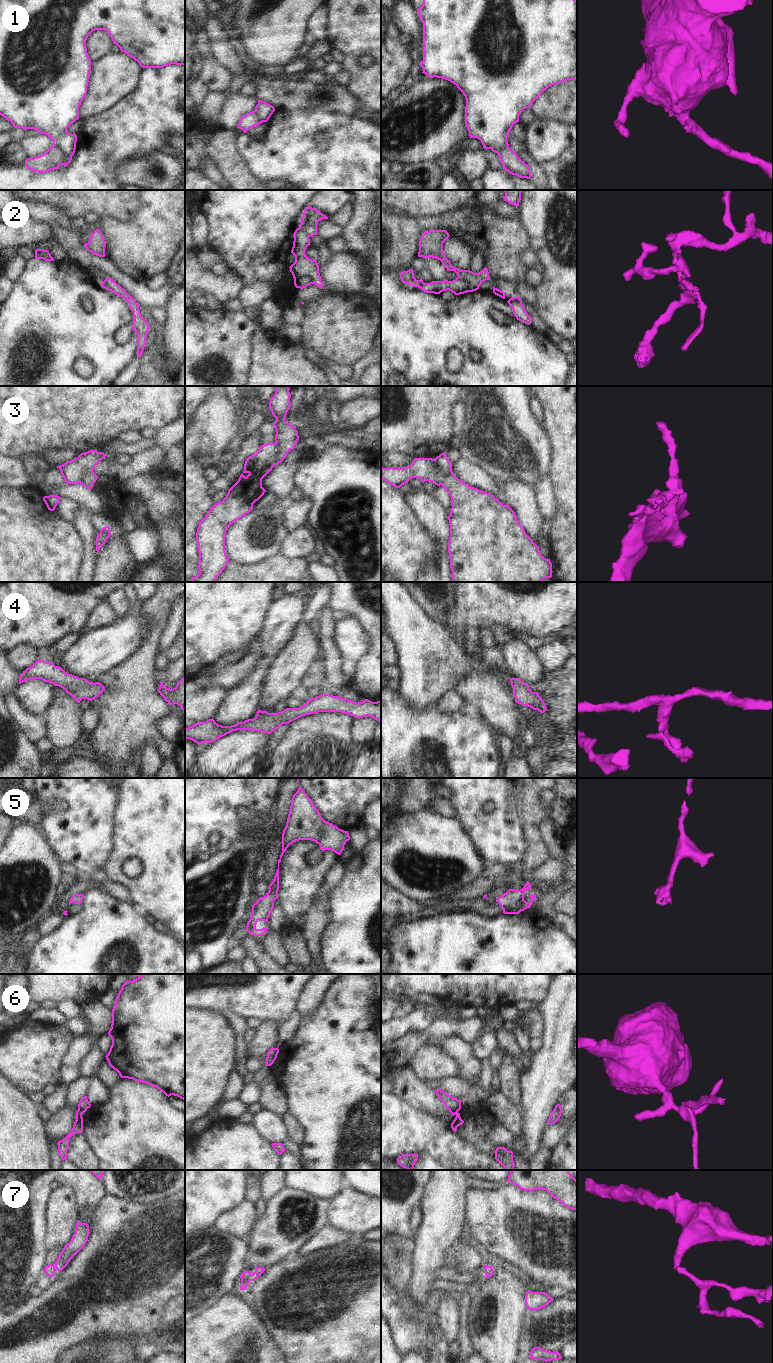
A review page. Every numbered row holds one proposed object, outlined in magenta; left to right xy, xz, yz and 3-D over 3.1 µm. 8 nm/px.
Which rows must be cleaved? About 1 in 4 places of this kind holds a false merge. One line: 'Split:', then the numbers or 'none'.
Split: 1, 2, 6

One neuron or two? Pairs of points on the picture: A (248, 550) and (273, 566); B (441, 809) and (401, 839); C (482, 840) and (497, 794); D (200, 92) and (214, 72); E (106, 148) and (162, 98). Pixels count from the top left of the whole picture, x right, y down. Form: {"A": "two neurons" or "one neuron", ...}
{"A": "two neurons", "B": "two neurons", "C": "one neuron", "D": "two neurons", "E": "one neuron"}

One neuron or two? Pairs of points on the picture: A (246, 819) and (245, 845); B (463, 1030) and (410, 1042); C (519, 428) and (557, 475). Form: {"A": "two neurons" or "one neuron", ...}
{"A": "one neuron", "B": "one neuron", "C": "two neurons"}

